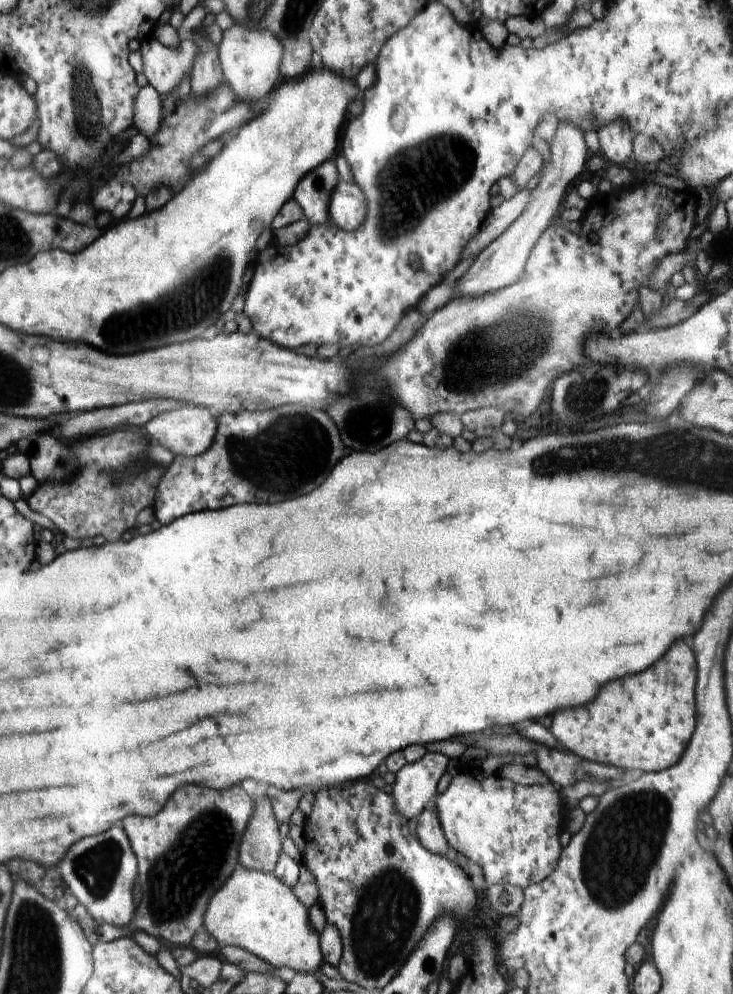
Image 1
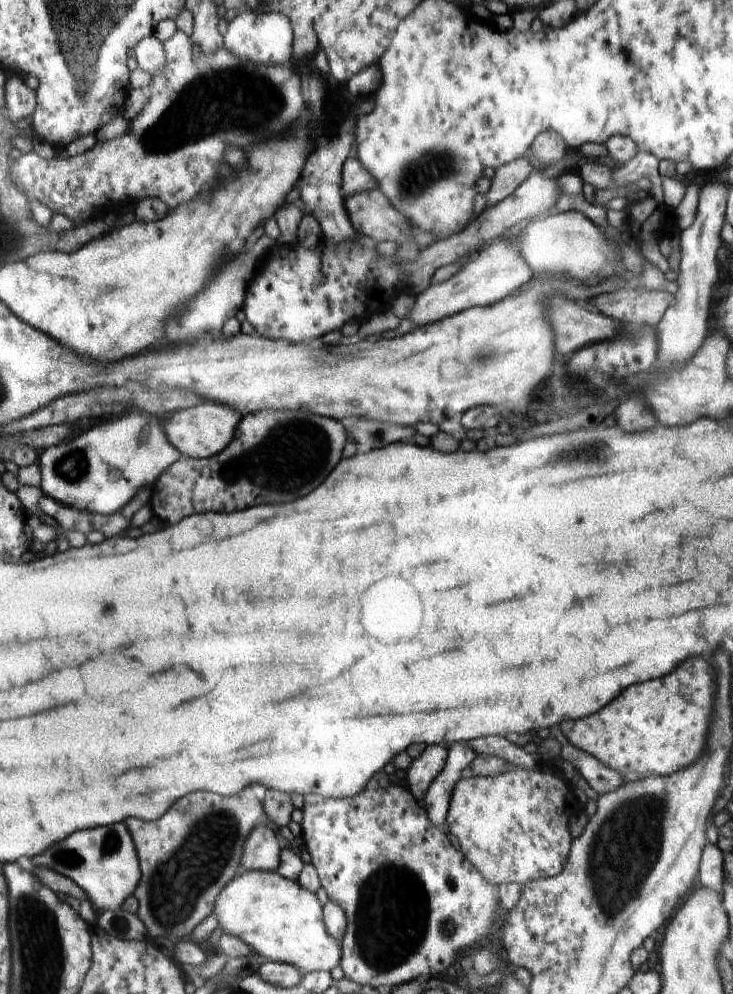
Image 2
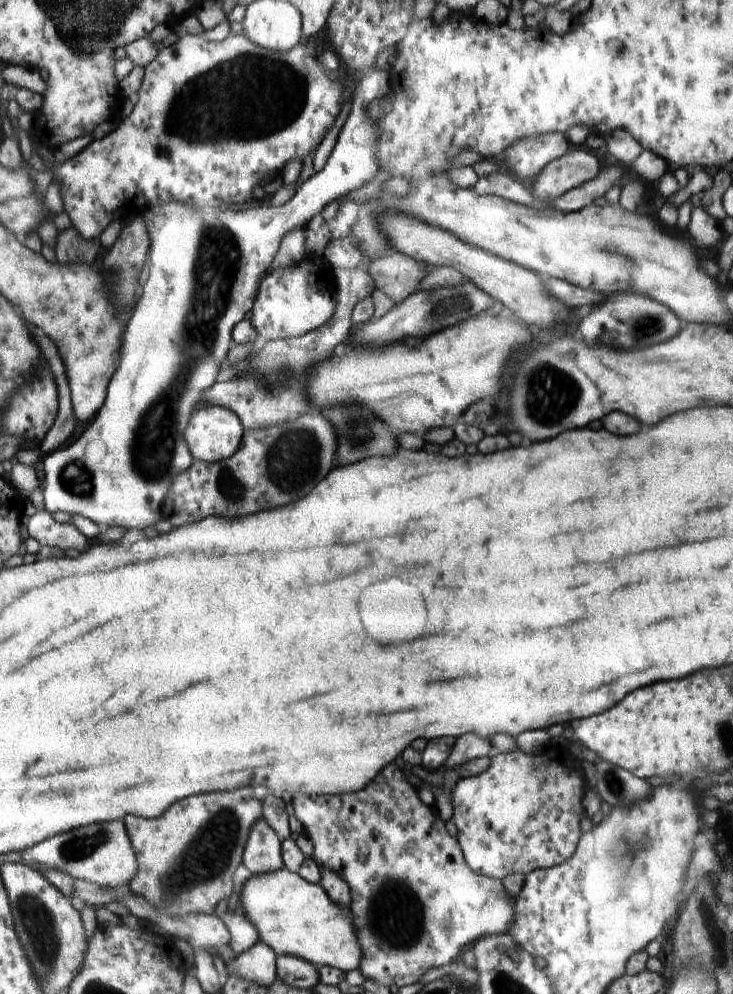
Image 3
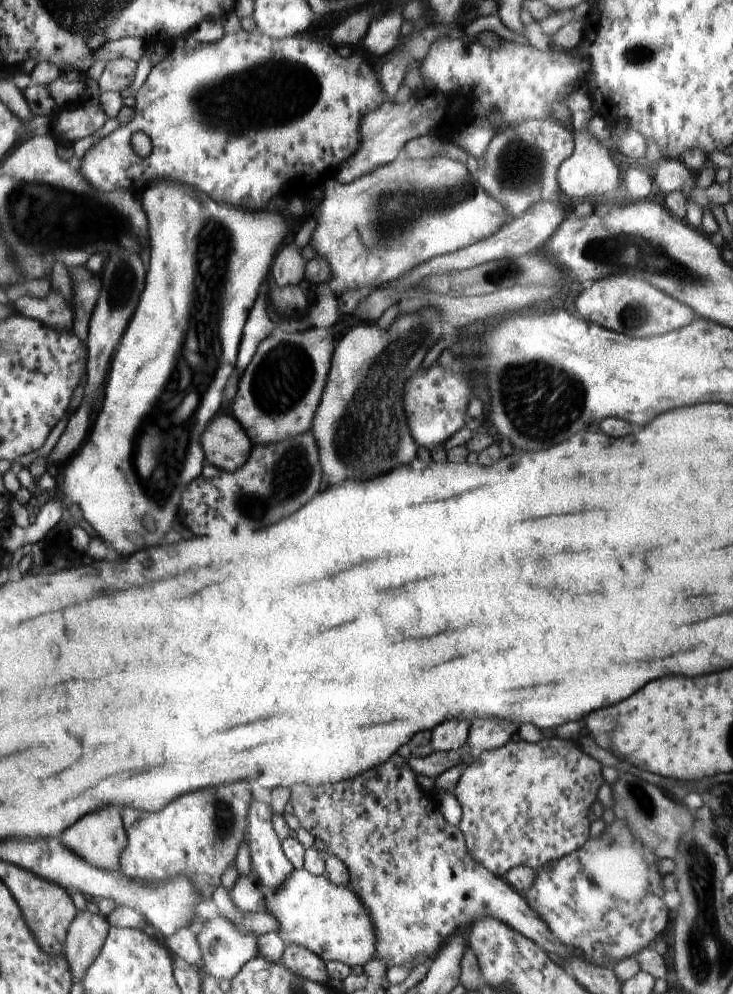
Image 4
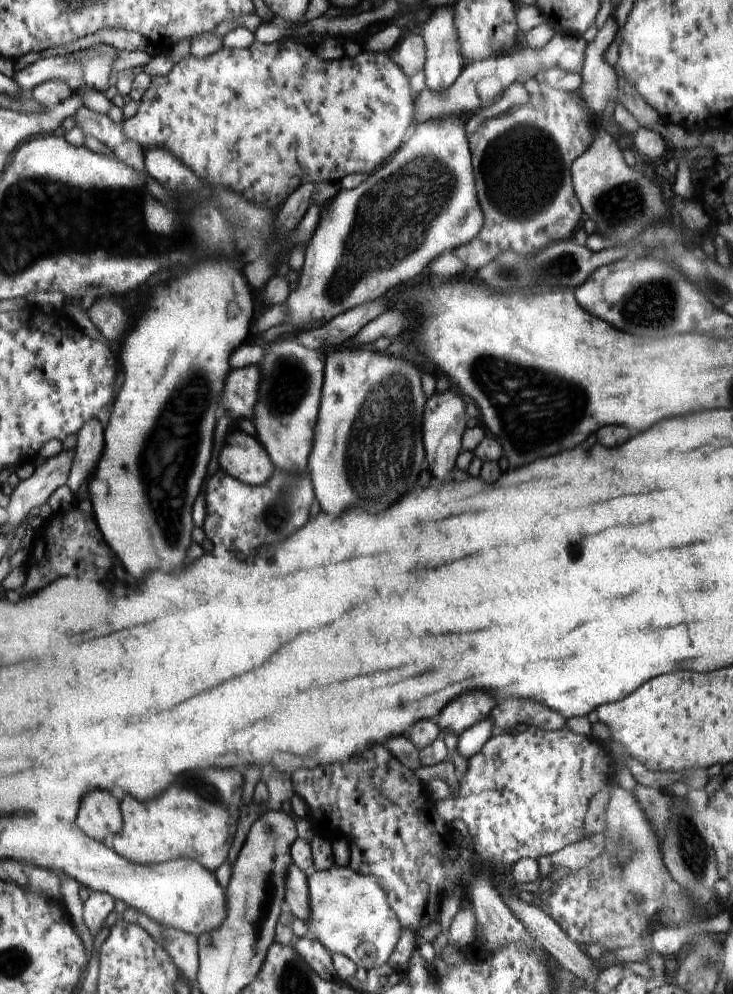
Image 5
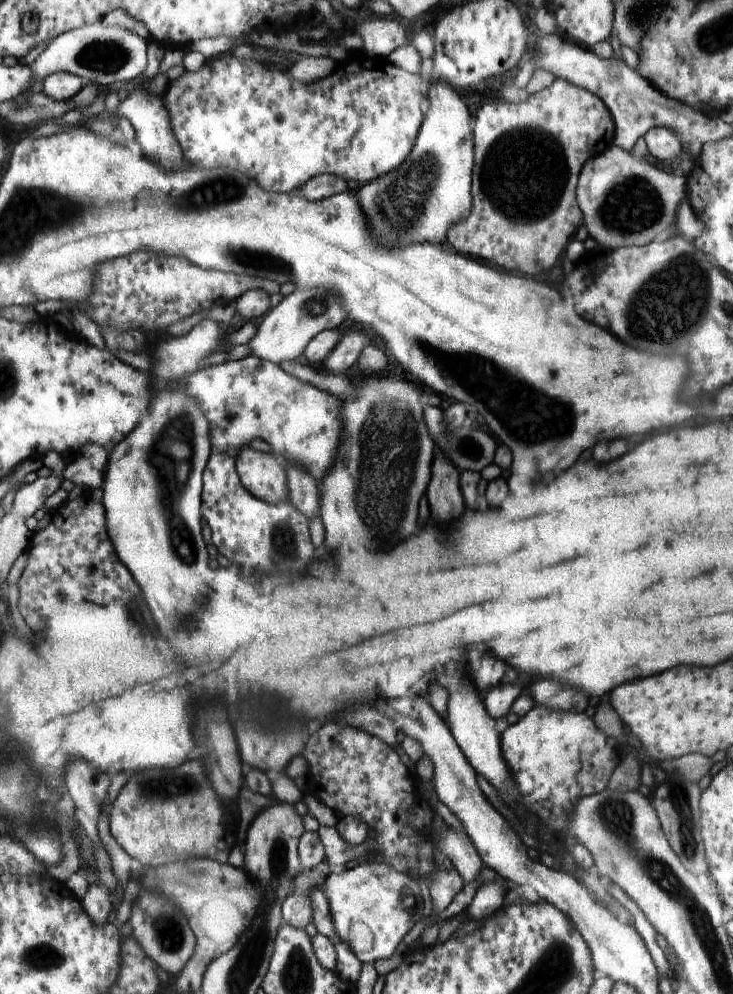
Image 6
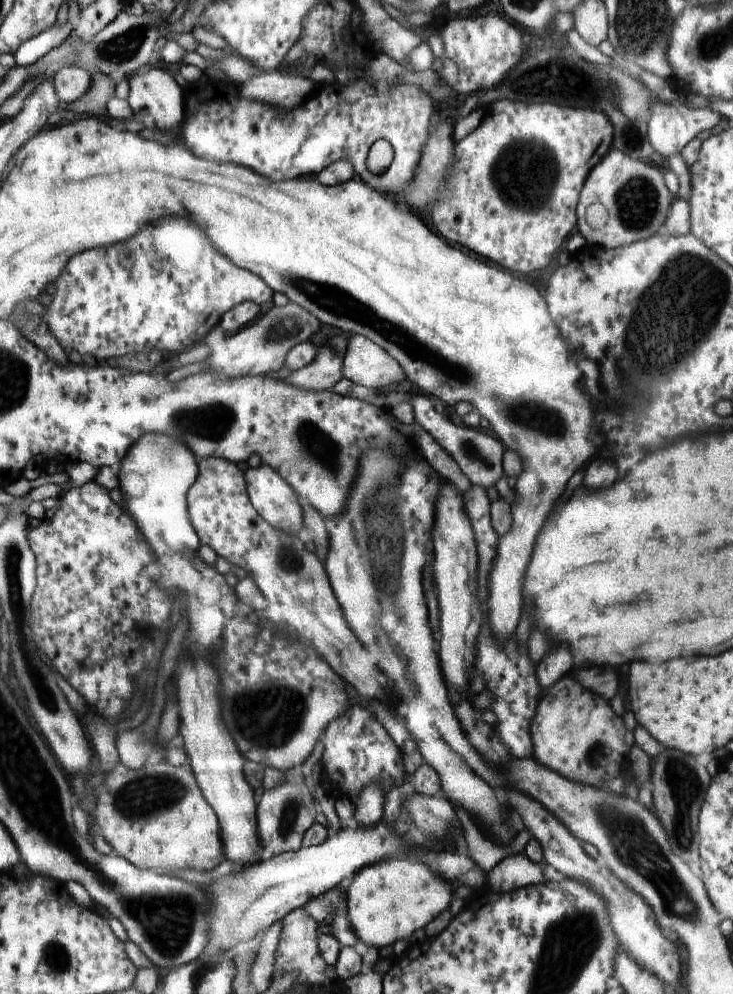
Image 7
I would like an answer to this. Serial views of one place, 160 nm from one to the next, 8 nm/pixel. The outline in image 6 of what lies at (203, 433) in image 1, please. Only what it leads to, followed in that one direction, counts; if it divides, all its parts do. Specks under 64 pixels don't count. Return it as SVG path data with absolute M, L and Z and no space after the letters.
M250 446L232 454L237 458L237 471L242 484L250 494L272 504L288 500L286 468L279 457Z

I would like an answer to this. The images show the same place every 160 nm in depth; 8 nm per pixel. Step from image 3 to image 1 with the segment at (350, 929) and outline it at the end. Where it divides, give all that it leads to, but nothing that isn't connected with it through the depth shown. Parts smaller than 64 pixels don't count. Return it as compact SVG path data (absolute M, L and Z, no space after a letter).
M239 864L222 884L222 890L218 888L214 893L210 910L205 910L203 927L216 940L218 954L224 947L241 948L278 970L288 967L297 973L314 975L324 954L321 936L310 930L304 905L296 892L274 873L247 869Z

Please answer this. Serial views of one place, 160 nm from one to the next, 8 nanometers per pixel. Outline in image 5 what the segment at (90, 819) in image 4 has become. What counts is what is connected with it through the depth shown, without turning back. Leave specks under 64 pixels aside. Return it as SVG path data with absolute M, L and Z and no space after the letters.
M94 790L94 794L90 794L90 798L86 798L86 802L82 802L82 814L78 814L76 824L91 839L109 844L111 838L123 829L124 818L118 808L118 800L110 792Z

